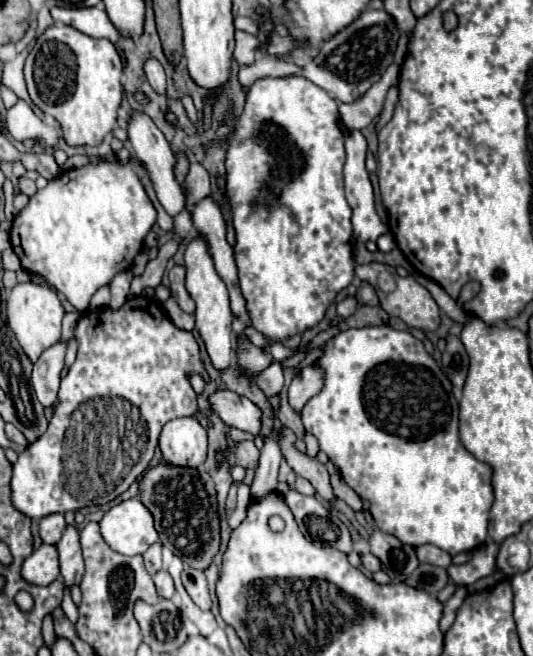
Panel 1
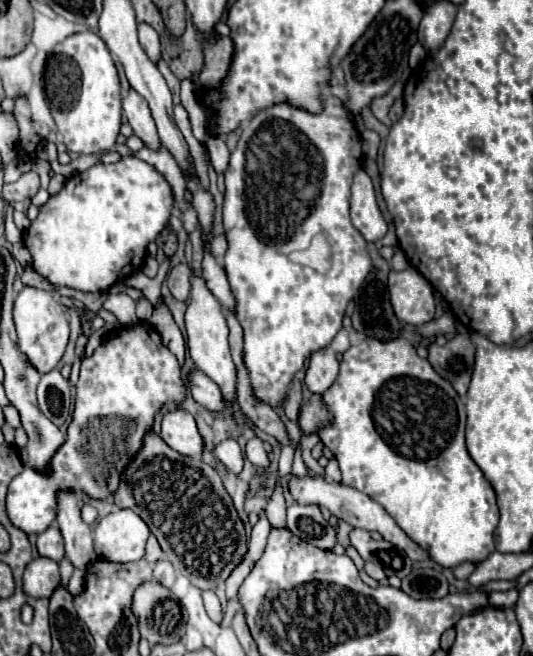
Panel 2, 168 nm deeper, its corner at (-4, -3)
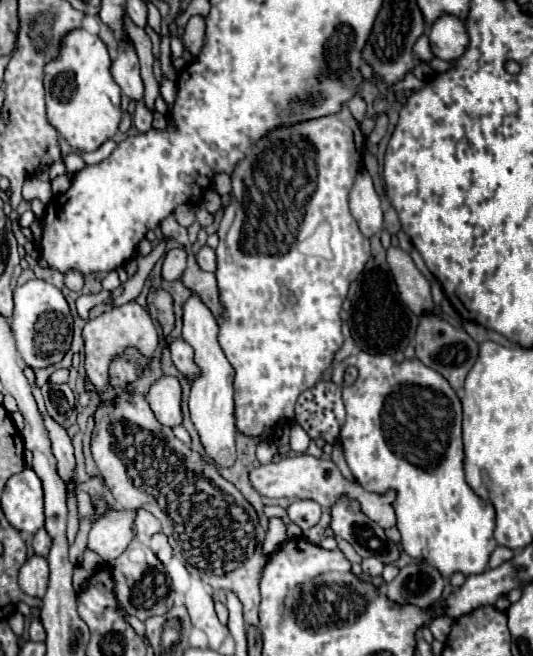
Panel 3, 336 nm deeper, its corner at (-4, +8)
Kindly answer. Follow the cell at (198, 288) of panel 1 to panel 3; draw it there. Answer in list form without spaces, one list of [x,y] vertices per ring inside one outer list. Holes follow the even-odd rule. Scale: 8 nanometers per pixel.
[[[192,294],[184,304],[184,328],[182,338],[194,348],[194,360],[200,366],[202,374],[192,382],[190,392],[190,414],[192,422],[200,434],[200,440],[208,456],[220,466],[232,466],[236,460],[234,448],[234,368],[228,362],[224,350],[218,344],[218,322],[210,308],[200,300],[198,294]]]

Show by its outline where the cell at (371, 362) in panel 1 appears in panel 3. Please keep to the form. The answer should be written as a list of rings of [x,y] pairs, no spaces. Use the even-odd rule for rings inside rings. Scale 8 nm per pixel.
[[[360,350],[358,354],[348,356],[346,360],[338,362],[334,366],[334,370],[332,370],[332,382],[342,384],[342,374],[344,374],[344,368],[348,368],[348,366],[356,366],[358,368],[356,382],[342,390],[342,398],[344,398],[344,406],[346,406],[346,422],[340,428],[340,444],[344,448],[344,458],[346,458],[346,462],[350,466],[350,472],[354,474],[354,478],[364,488],[368,488],[368,492],[382,494],[386,490],[396,490],[396,500],[394,500],[392,506],[394,506],[396,516],[398,516],[398,530],[402,534],[402,548],[404,548],[406,554],[410,554],[412,558],[414,556],[426,558],[428,564],[432,564],[432,566],[440,568],[440,572],[444,572],[444,578],[448,578],[454,572],[462,572],[464,576],[484,572],[486,566],[488,566],[488,558],[490,558],[492,550],[498,546],[494,536],[492,536],[492,530],[494,530],[494,524],[496,524],[496,512],[494,512],[492,504],[488,500],[480,498],[478,494],[474,494],[474,490],[466,482],[466,476],[464,476],[464,448],[462,448],[462,404],[460,404],[460,398],[456,396],[454,388],[448,384],[448,380],[444,380],[444,376],[440,376],[440,372],[424,366],[416,358],[396,362],[388,354],[368,354],[364,350]]]

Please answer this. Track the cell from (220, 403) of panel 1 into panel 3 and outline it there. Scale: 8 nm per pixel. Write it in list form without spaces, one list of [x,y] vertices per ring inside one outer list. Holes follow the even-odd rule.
[[[174,340],[170,344],[170,350],[172,350],[172,362],[180,374],[184,374],[188,380],[200,376],[200,368],[194,362],[194,350],[190,344],[186,344],[184,340]]]

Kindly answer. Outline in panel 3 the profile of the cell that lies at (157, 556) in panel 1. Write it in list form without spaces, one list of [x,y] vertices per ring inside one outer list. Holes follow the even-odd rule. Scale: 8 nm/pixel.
[[[138,510],[138,512],[136,512],[136,532],[138,532],[138,538],[140,538],[144,544],[148,544],[150,538],[160,532],[160,522],[158,522],[150,512]]]

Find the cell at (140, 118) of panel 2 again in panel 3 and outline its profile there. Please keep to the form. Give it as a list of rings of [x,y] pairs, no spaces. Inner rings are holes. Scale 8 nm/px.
[[[120,44],[118,60],[112,62],[112,78],[122,88],[122,94],[128,96],[132,102],[142,102],[144,98],[144,82],[140,76],[138,56],[132,46]]]

